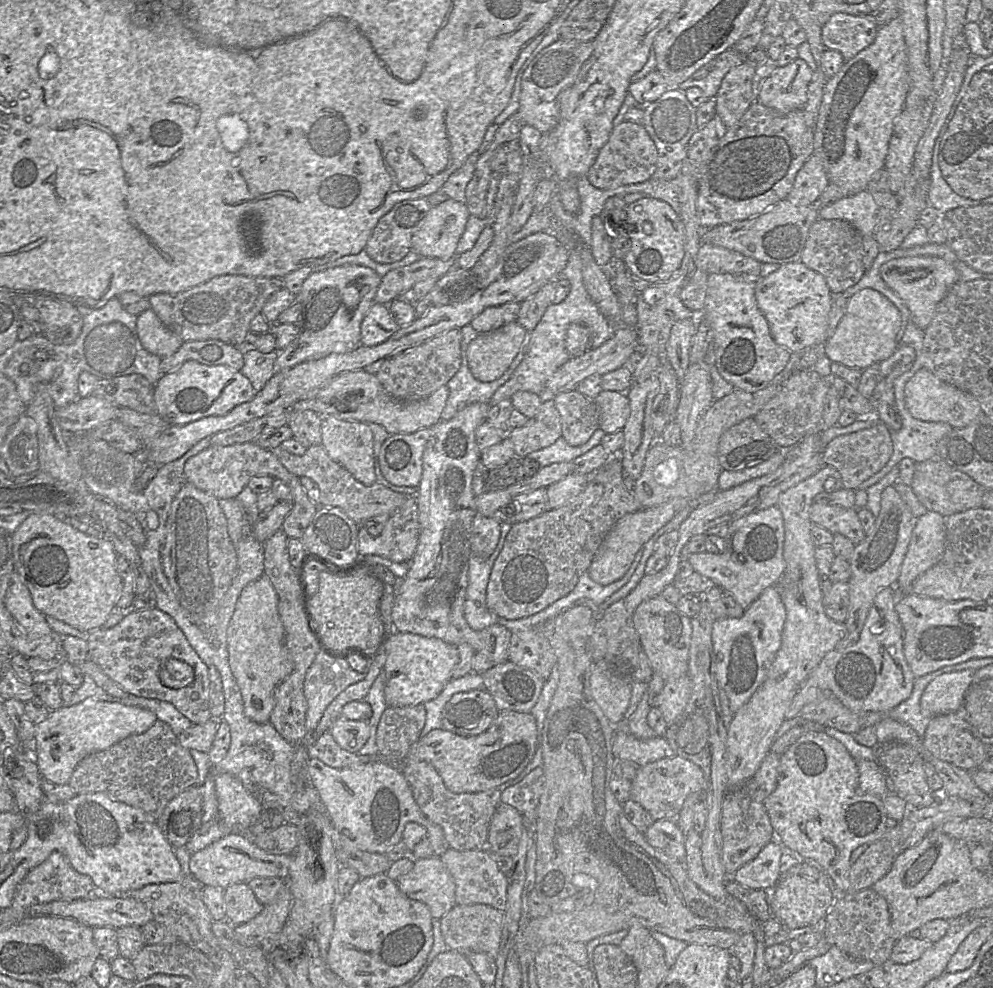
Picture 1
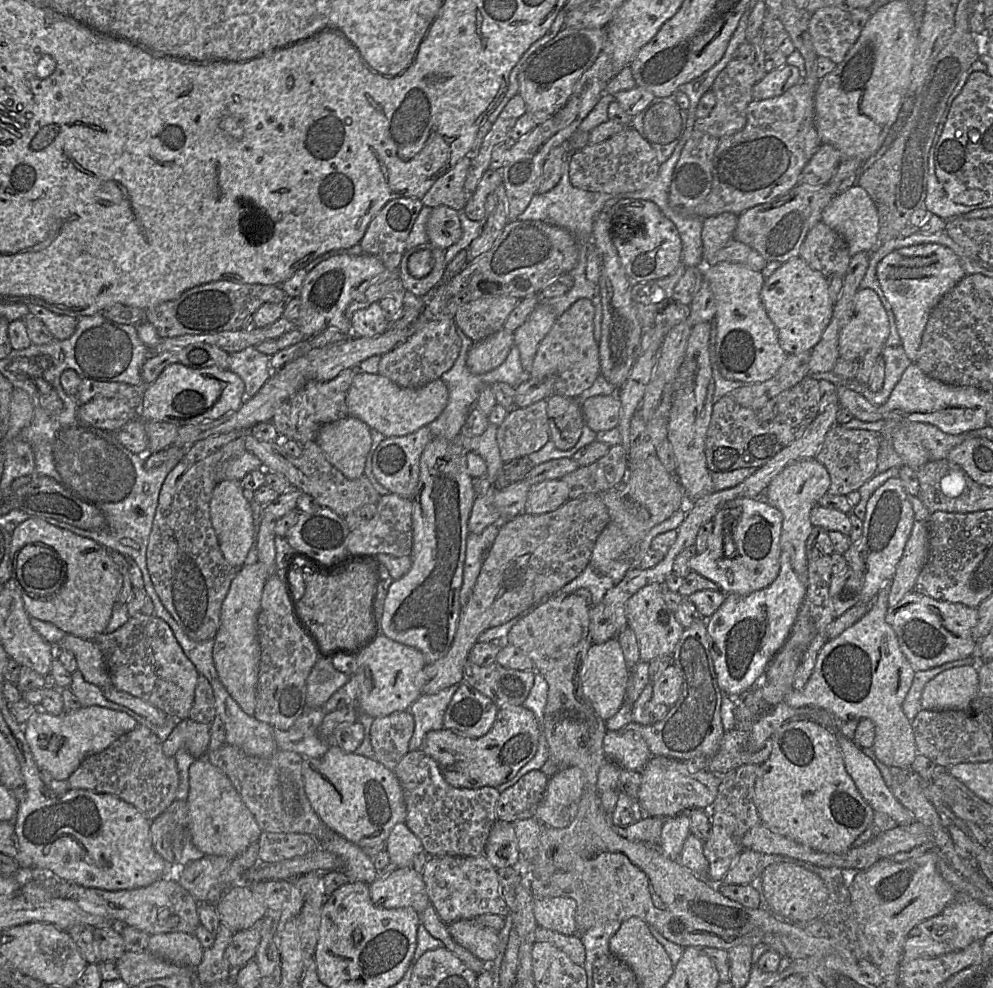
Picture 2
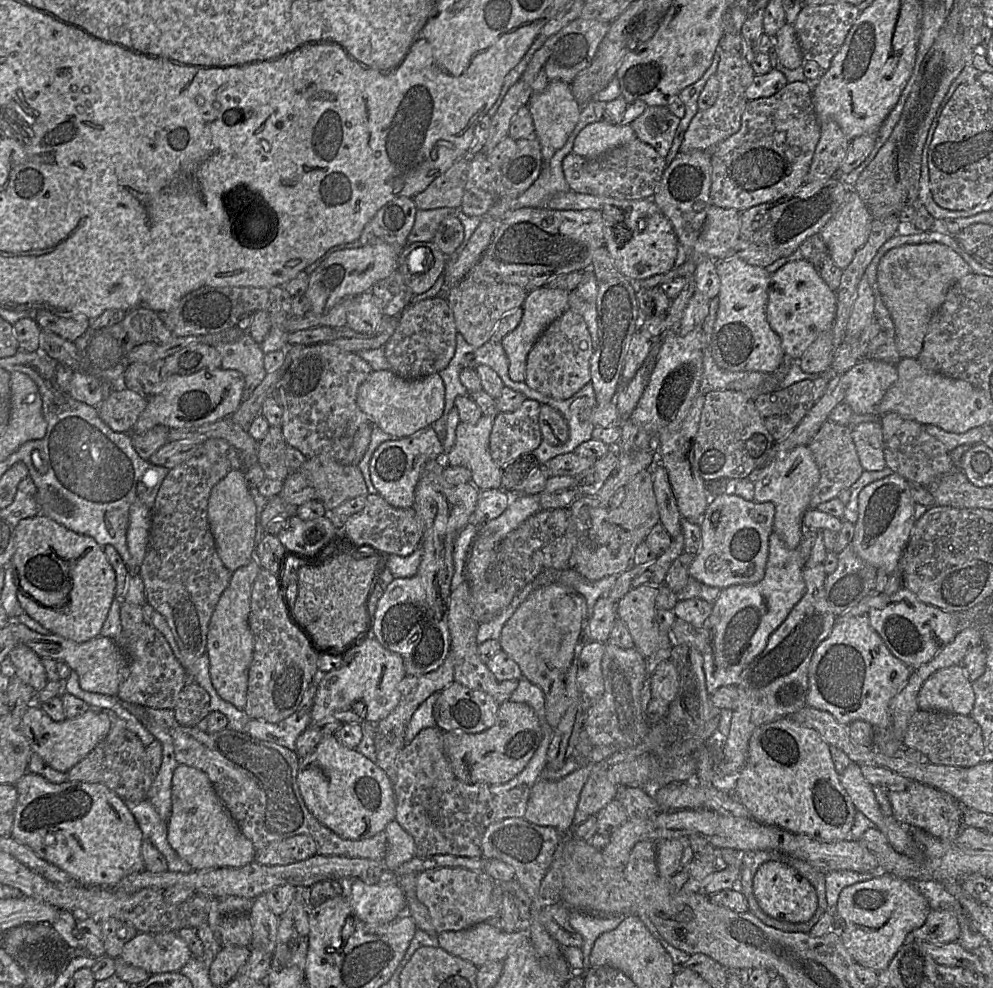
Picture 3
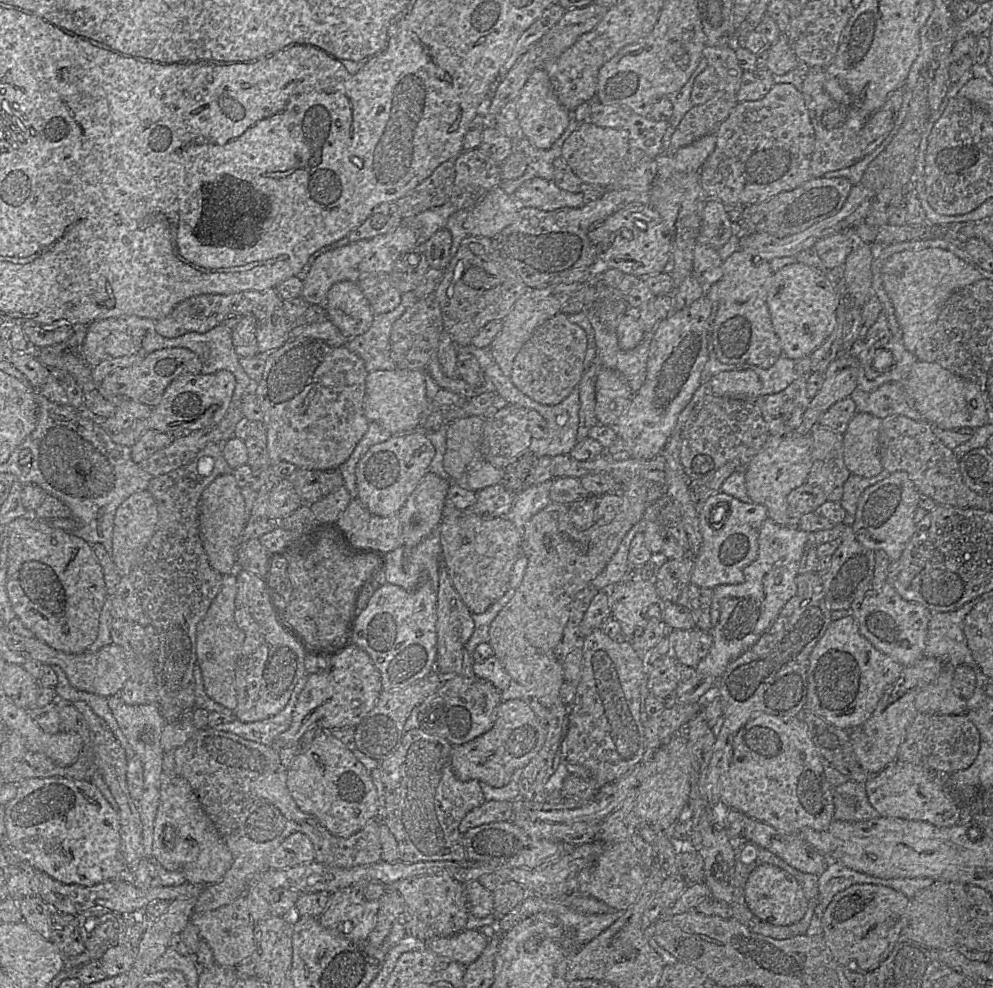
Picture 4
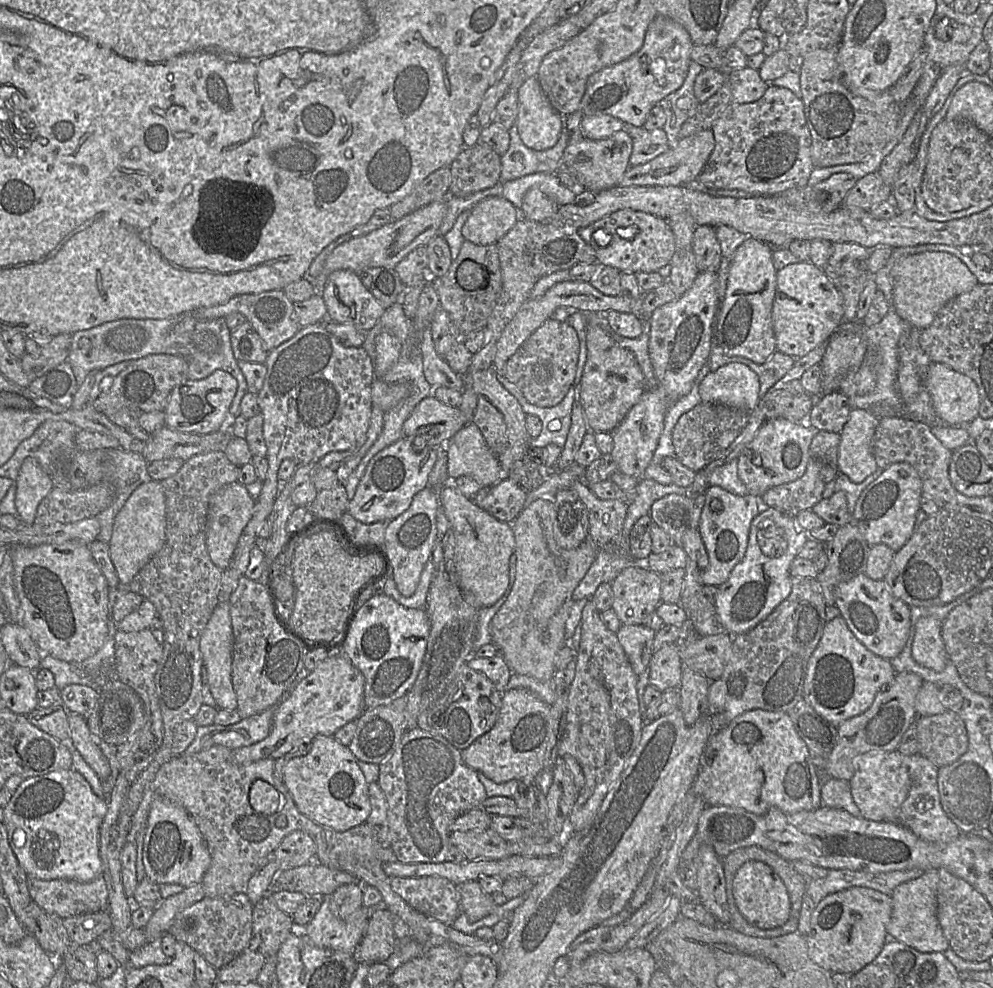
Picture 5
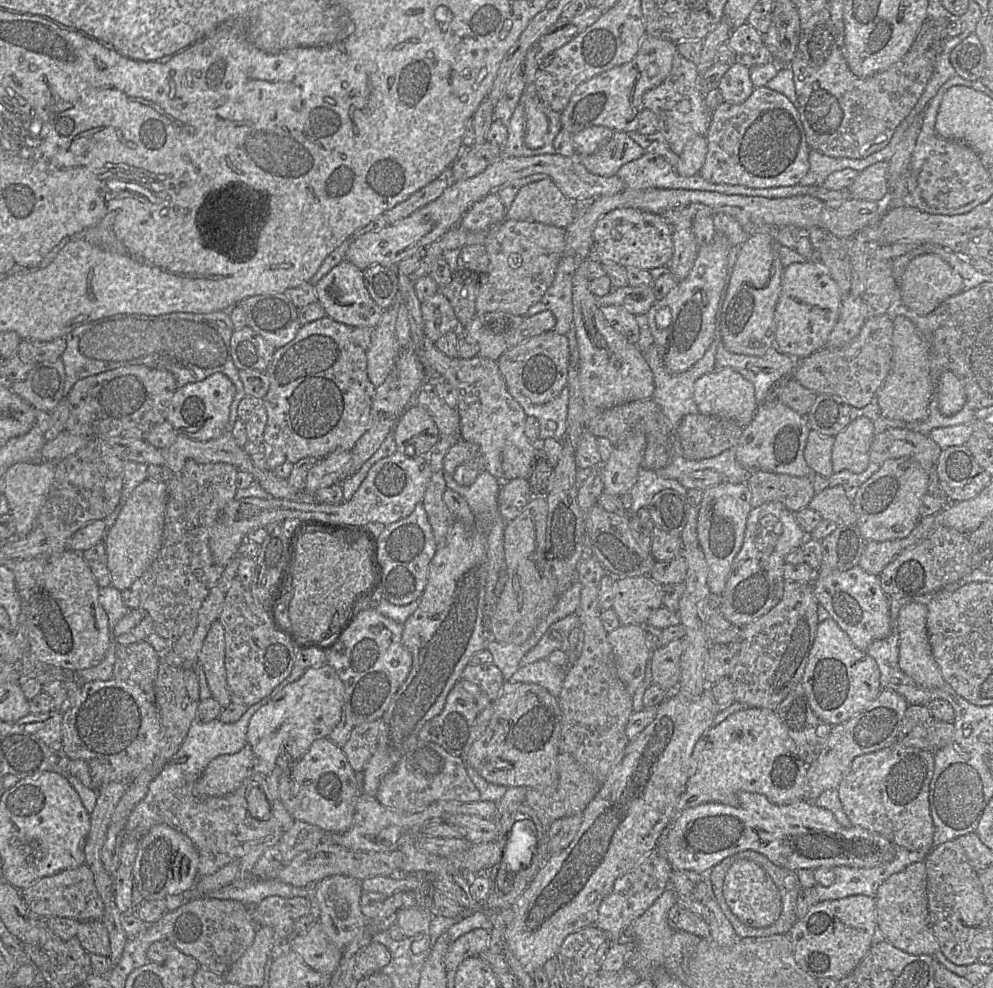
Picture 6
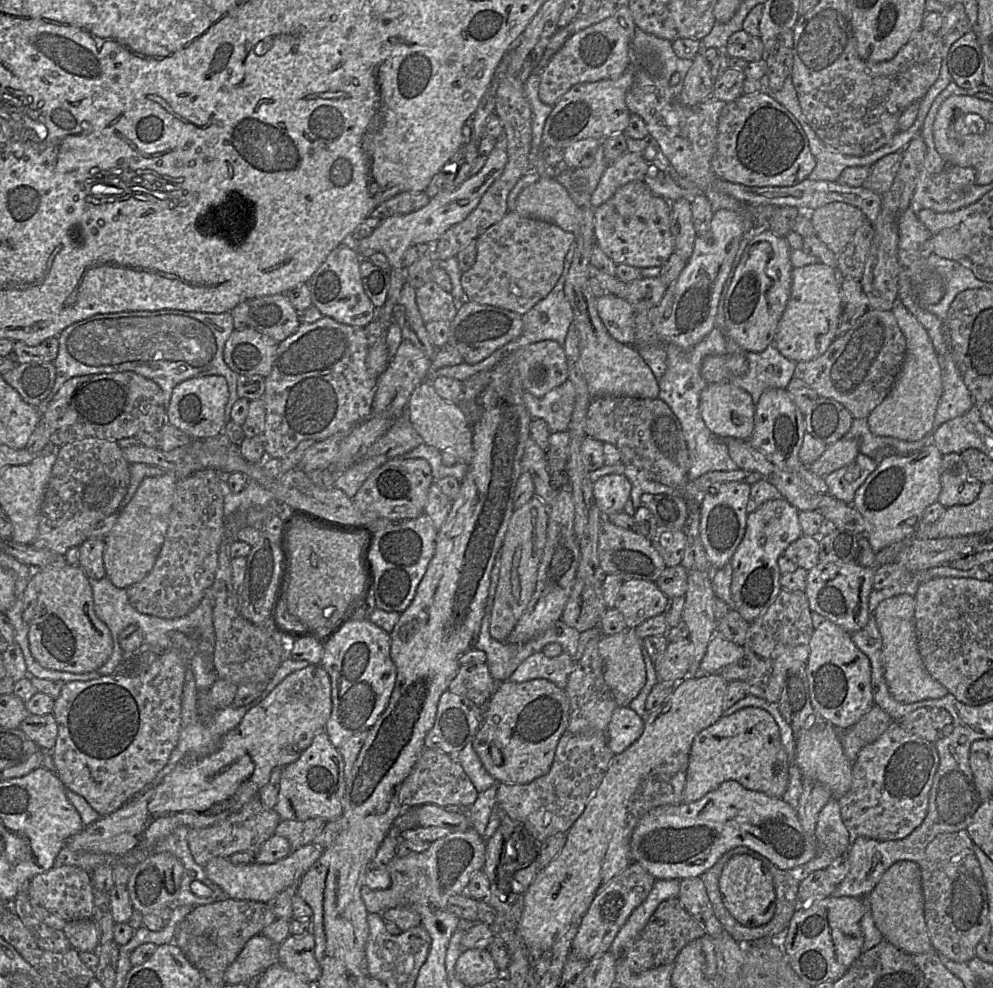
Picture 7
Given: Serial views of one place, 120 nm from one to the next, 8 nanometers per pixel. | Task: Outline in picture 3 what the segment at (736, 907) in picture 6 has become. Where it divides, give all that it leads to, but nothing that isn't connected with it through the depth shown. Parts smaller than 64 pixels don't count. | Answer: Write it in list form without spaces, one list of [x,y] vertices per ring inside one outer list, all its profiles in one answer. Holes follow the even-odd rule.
[[[768,861],[753,877],[753,894],[761,910],[768,916],[792,923],[810,920],[818,908],[817,893],[811,883],[794,868],[778,861]]]

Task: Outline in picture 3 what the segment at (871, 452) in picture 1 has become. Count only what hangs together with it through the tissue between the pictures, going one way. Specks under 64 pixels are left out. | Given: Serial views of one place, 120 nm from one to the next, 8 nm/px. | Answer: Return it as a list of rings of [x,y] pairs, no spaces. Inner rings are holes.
[[[827,420],[809,443],[808,447],[820,472],[819,482],[811,493],[810,508],[816,508],[820,503],[837,498],[842,490],[850,489],[864,472],[851,429],[850,426],[842,426]]]

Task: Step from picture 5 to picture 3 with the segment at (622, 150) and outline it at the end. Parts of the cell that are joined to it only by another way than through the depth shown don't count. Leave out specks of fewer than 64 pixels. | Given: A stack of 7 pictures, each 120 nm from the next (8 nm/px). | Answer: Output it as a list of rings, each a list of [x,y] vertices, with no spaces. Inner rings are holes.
[[[599,120],[587,124],[575,138],[572,153],[588,160],[601,157],[607,151],[636,137],[630,124],[608,123]]]

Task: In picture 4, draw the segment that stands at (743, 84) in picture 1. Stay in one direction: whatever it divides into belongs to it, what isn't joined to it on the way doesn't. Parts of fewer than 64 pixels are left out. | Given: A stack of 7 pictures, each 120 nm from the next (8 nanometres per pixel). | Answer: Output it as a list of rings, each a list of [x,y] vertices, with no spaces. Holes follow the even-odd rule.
[[[706,46],[703,50],[703,58],[707,60],[708,66],[715,70],[719,78],[718,90],[710,100],[701,105],[694,105],[684,115],[672,135],[670,146],[664,153],[673,153],[675,150],[689,145],[703,136],[716,134],[720,125],[738,104],[737,93],[740,89],[741,76],[744,71],[738,63],[734,46]]]

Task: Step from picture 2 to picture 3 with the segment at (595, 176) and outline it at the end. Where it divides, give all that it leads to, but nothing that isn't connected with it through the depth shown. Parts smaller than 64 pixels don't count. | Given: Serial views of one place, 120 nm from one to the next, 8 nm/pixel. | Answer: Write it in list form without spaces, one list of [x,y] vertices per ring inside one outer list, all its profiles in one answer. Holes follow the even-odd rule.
[[[637,137],[596,159],[588,160],[571,152],[562,161],[563,173],[571,191],[625,200],[652,199],[665,167],[665,159]]]

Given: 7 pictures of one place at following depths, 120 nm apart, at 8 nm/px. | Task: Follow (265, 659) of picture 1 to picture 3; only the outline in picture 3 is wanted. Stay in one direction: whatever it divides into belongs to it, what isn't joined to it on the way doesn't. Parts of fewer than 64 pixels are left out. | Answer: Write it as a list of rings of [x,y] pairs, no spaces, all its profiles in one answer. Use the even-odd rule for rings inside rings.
[[[253,558],[247,565],[232,572],[229,585],[213,611],[207,634],[206,654],[212,685],[224,701],[239,710],[244,710],[247,701],[248,671],[254,650],[248,617],[252,586],[261,569],[259,562]]]

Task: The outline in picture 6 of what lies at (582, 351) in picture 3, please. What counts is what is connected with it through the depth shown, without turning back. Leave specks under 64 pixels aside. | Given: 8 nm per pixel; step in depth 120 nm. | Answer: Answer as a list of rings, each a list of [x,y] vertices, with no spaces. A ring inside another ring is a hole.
[[[550,330],[509,349],[499,357],[497,364],[507,388],[518,390],[533,404],[544,404],[557,397],[567,386],[569,357],[567,335]]]

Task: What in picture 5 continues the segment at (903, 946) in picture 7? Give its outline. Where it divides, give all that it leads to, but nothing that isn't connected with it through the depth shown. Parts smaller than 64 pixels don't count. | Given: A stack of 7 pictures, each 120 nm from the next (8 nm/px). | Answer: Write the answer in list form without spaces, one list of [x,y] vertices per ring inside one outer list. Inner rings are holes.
[[[937,869],[924,870],[918,878],[897,886],[892,895],[892,913],[887,932],[897,941],[923,953],[944,953],[950,948],[937,918]]]

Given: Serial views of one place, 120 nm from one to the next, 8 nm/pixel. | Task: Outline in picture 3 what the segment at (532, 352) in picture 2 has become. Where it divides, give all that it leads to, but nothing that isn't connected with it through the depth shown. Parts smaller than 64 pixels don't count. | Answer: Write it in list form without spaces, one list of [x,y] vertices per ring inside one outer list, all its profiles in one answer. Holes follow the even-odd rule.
[[[542,286],[527,293],[521,306],[523,309],[521,321],[500,341],[509,361],[508,373],[513,381],[524,382],[528,353],[543,331],[568,308],[569,292],[564,289]]]

